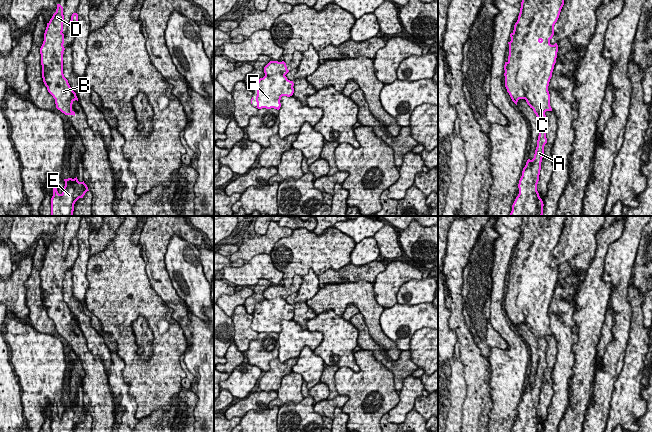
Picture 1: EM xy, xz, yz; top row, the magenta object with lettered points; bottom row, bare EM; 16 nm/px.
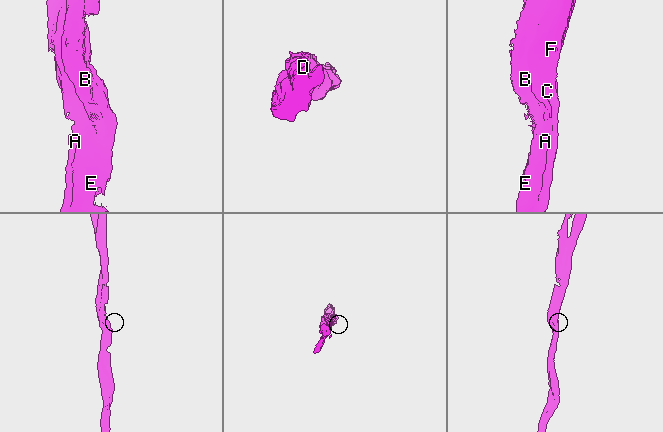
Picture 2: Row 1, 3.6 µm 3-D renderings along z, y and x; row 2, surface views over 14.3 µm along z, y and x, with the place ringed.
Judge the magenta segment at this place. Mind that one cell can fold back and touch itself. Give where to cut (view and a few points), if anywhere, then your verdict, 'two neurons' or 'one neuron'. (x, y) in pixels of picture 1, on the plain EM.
yz (548, 216), (516, 299), (524, 322) | two neurons

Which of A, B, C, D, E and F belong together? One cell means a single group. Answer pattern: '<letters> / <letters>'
A C E F / B D

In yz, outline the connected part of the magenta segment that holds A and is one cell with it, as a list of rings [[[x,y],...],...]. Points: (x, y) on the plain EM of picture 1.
[[[548,216],[549,224],[539,237],[535,238],[526,264],[522,288],[516,299],[516,305],[525,315],[525,324],[537,340],[537,355],[539,356],[534,382],[528,383],[519,404],[519,418],[512,432],[543,432],[544,428],[537,415],[537,408],[547,367],[546,335],[552,335],[548,310],[556,287],[558,269],[550,268],[554,259],[554,249],[557,246],[564,222],[567,216]]]

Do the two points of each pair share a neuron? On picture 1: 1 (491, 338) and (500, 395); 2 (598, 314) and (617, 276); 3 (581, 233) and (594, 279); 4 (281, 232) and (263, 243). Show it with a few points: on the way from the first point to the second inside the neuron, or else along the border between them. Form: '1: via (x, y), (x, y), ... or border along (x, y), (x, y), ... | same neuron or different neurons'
1: border along (490, 324), (507, 347), (492, 348), (488, 359) | different neurons
2: border along (604, 267), (602, 279), (610, 285), (609, 303) | different neurons
3: border along (595, 240), (595, 254), (580, 285) | different neurons
4: via (277, 232), (274, 232), (267, 239) | same neuron

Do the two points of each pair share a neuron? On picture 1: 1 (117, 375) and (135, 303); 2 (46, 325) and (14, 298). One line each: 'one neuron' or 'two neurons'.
1: two neurons
2: two neurons

